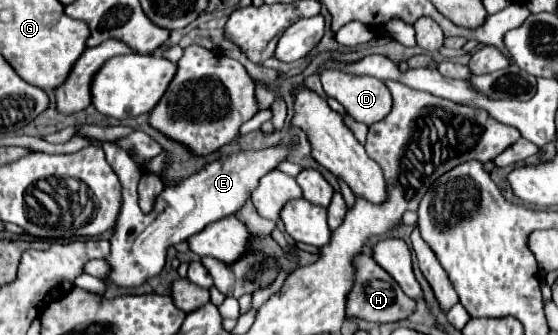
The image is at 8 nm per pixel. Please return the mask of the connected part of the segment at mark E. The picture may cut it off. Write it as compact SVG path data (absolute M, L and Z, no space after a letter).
M104 141L102 149L106 153L108 165L114 169L114 173L122 183L122 209L110 235L112 251L106 257L106 263L110 265L110 273L106 275L104 281L108 287L110 285L140 287L148 279L156 277L166 263L168 247L190 239L192 235L200 233L206 225L230 217L238 209L242 209L252 189L258 187L258 181L266 173L274 171L290 155L290 149L282 145L258 149L258 151L246 149L246 151L222 153L216 161L208 163L188 179L182 179L172 187L164 187L162 193L156 197L152 211L142 213L138 207L138 193L136 193L136 179L140 179L140 173L134 161L130 159L130 155L126 155L110 141Z

